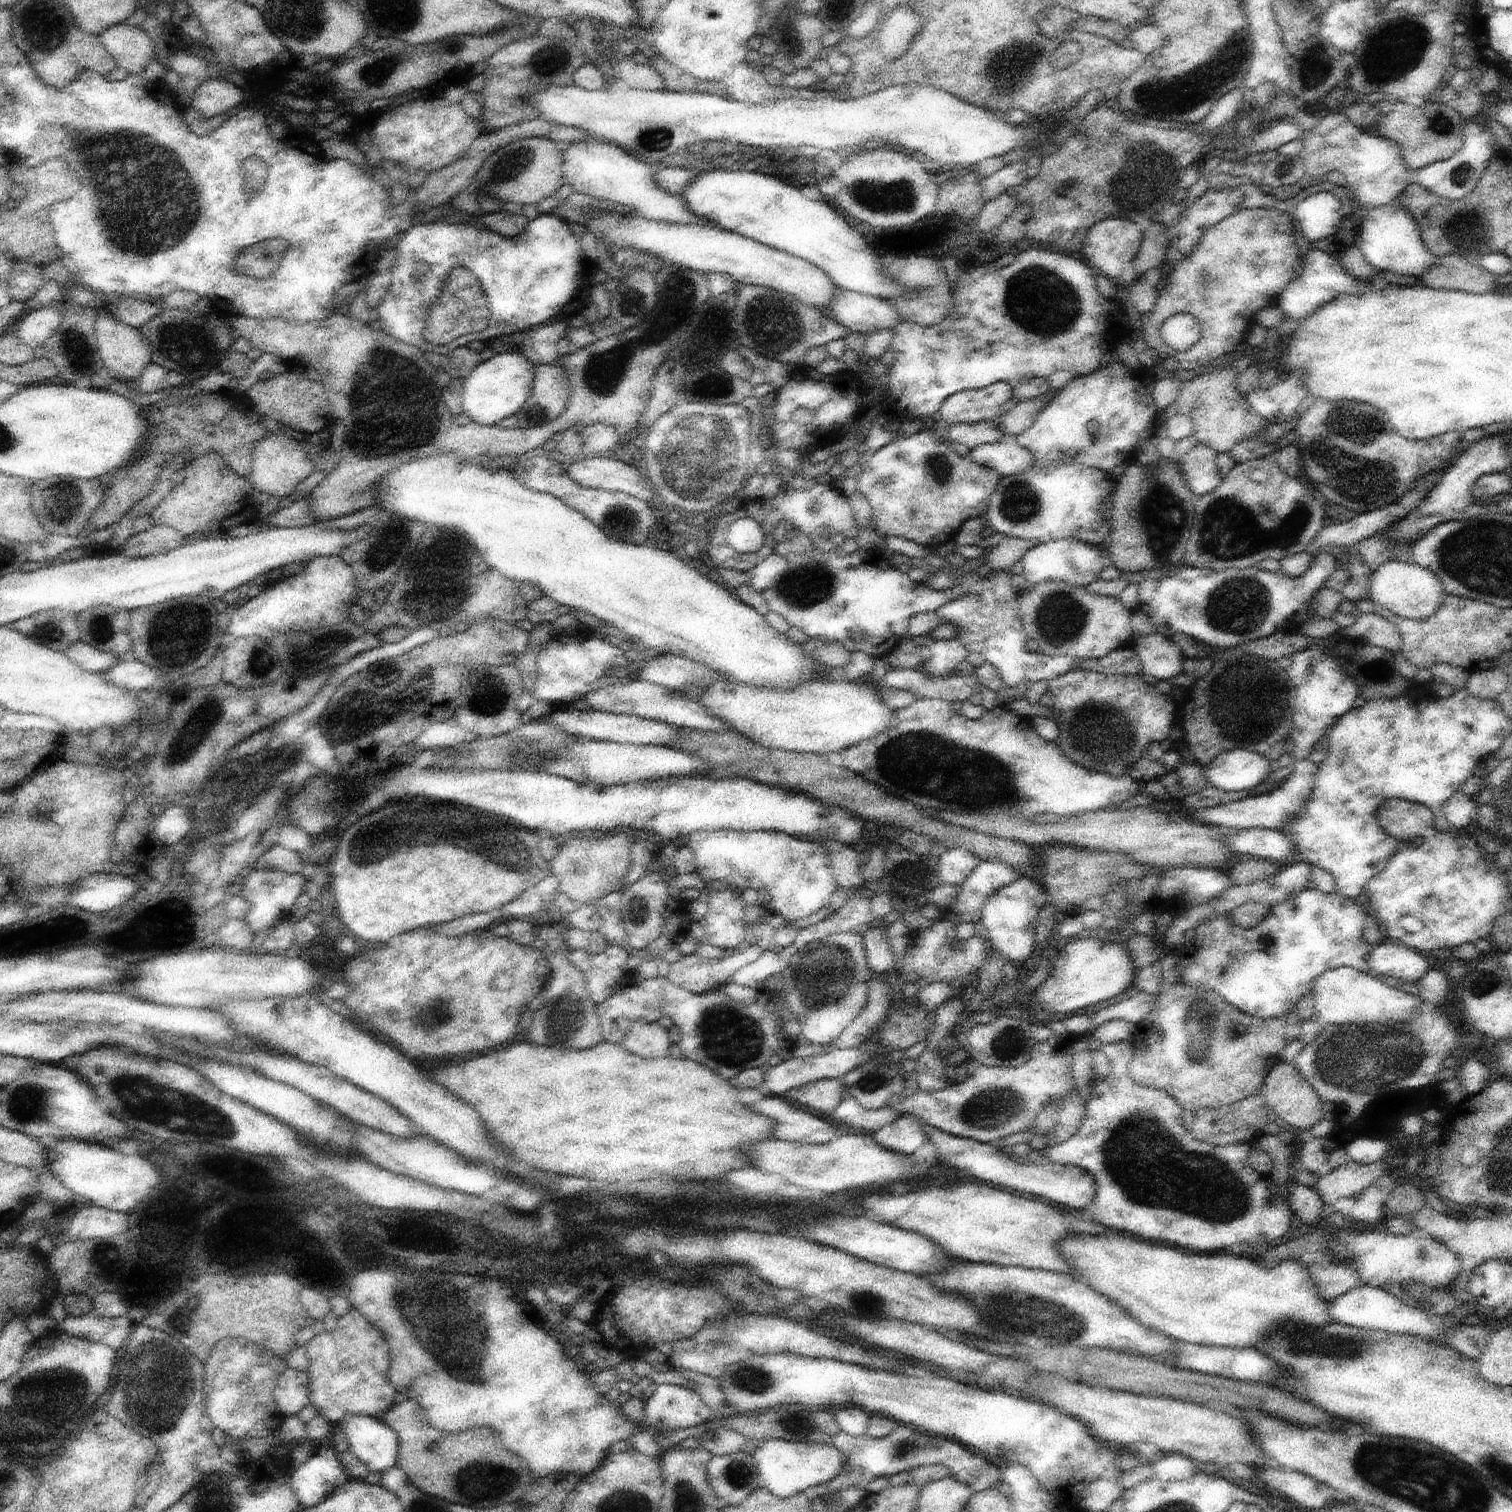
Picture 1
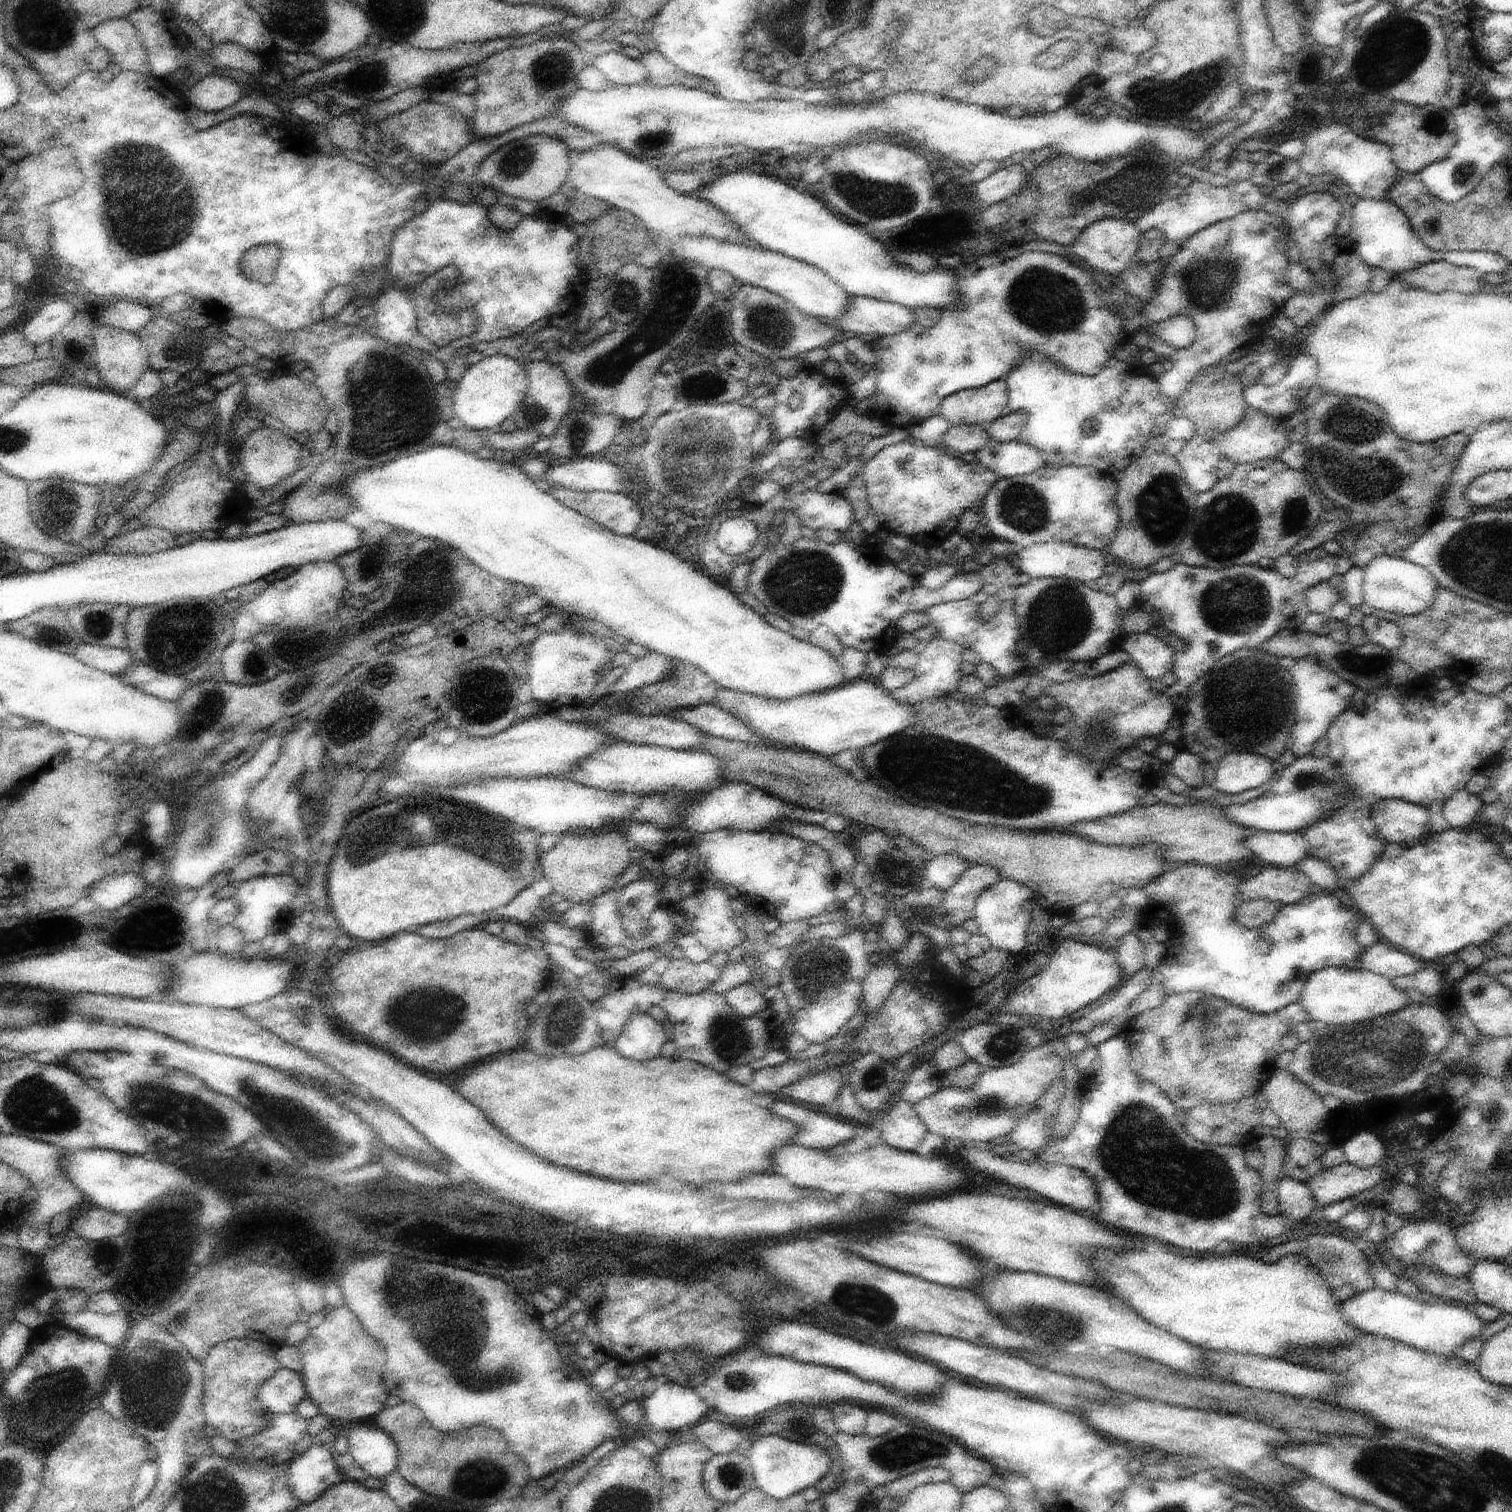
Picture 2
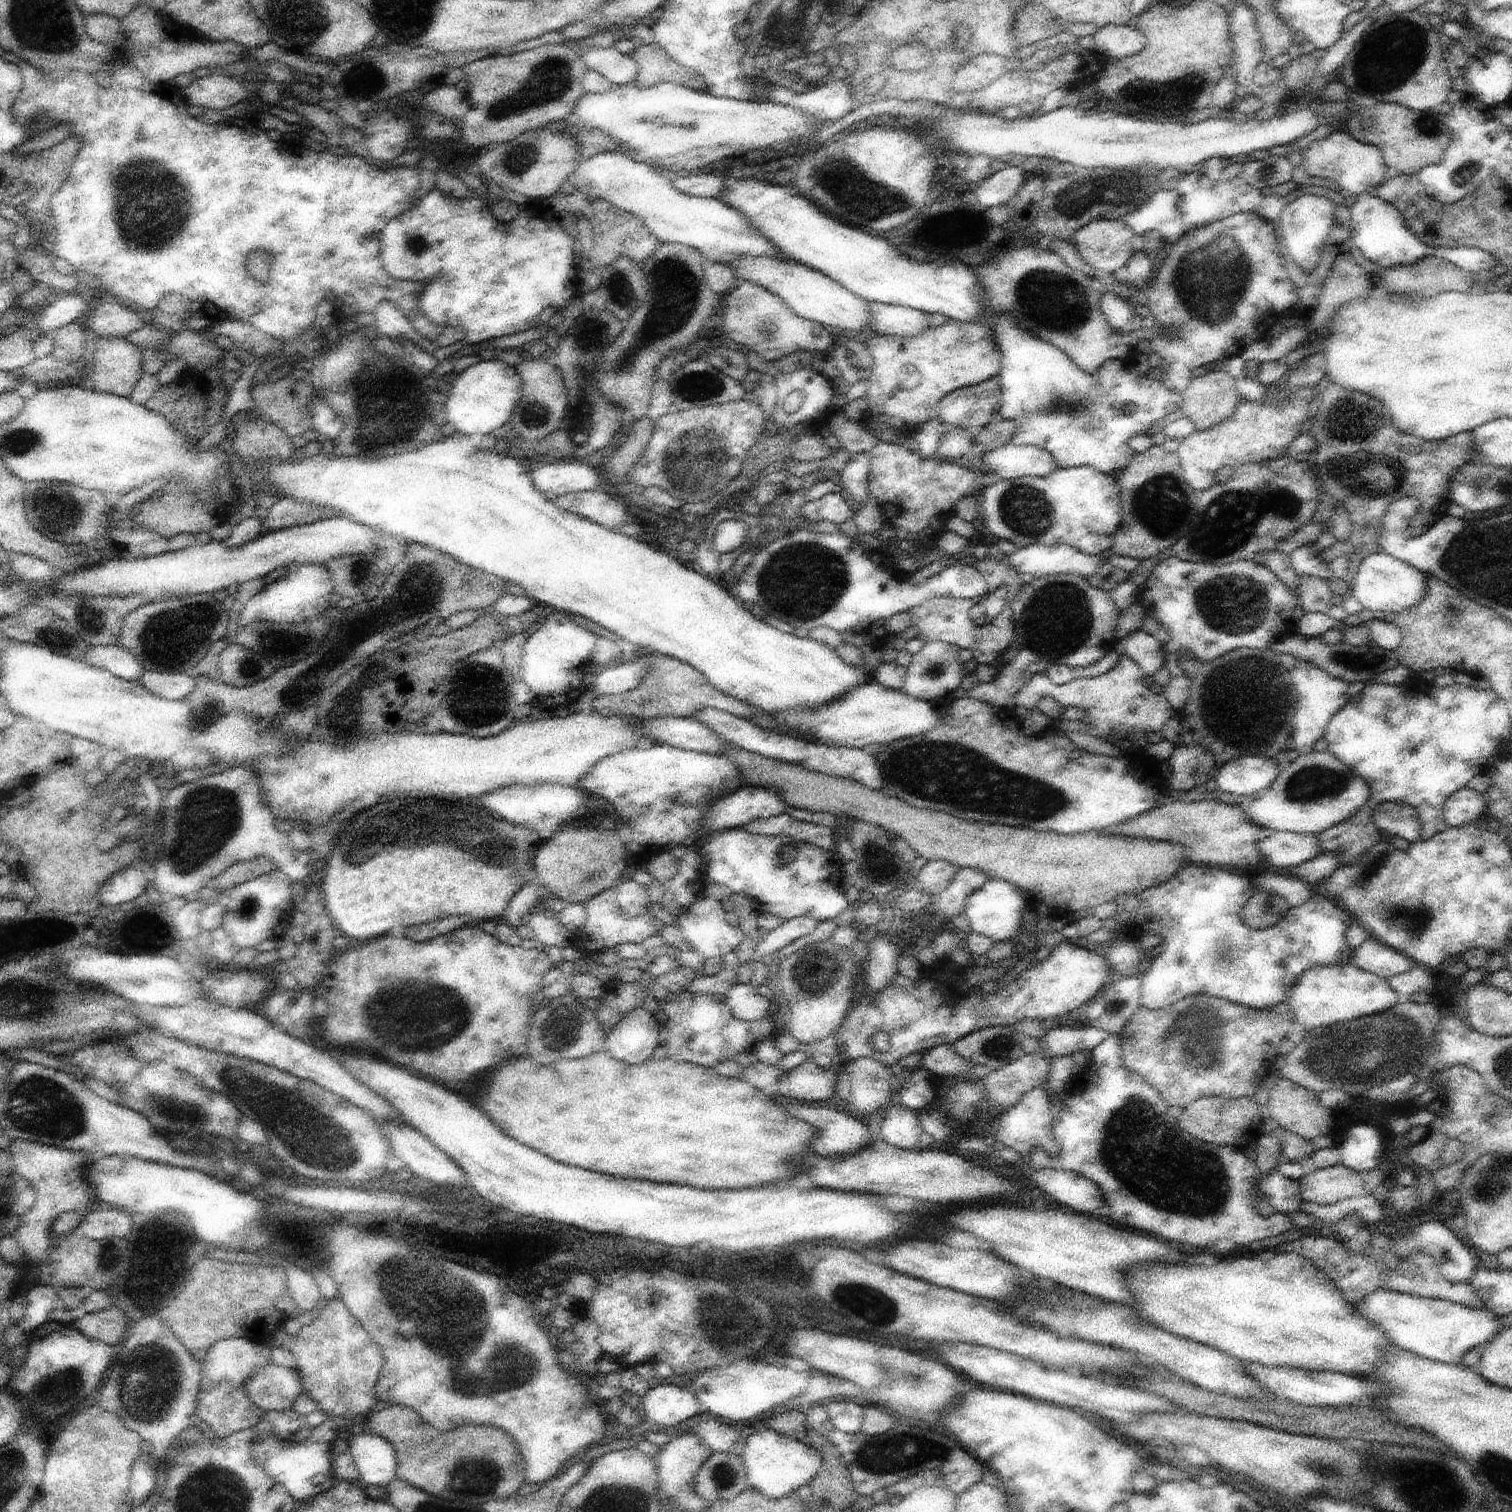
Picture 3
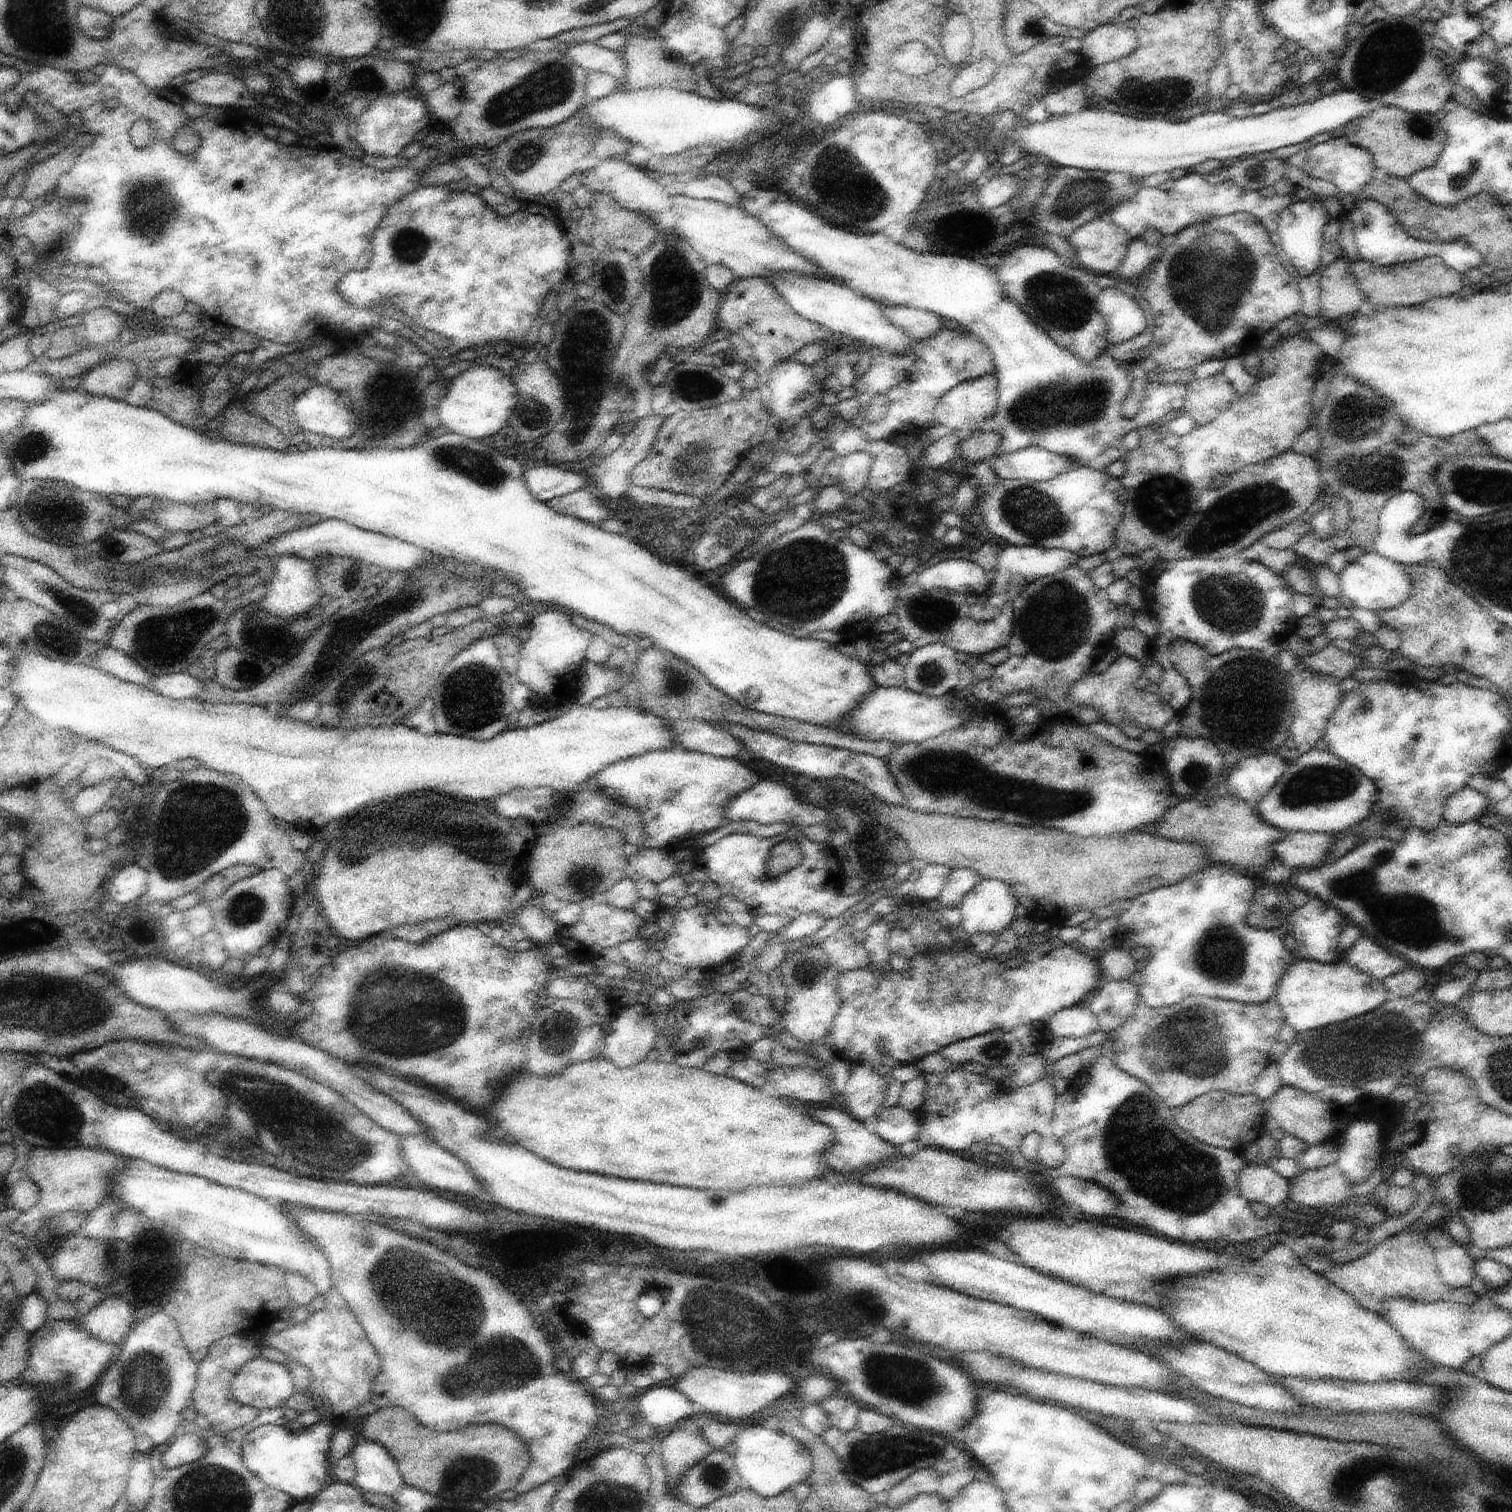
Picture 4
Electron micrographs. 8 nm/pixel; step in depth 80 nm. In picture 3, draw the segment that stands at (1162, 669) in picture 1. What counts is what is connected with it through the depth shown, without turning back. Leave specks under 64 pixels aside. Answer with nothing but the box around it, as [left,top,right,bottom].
[1120,629,1166,677]

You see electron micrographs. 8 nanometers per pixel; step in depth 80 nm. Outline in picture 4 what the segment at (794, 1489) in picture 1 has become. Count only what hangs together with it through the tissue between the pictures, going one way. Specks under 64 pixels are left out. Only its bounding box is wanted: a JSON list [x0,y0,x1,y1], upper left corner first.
[734,1426,815,1497]

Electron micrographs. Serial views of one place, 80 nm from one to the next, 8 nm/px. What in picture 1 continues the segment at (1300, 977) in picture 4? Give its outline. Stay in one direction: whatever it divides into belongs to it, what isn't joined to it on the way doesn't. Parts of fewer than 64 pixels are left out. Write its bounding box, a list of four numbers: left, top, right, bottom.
[1313,967,1423,1025]

